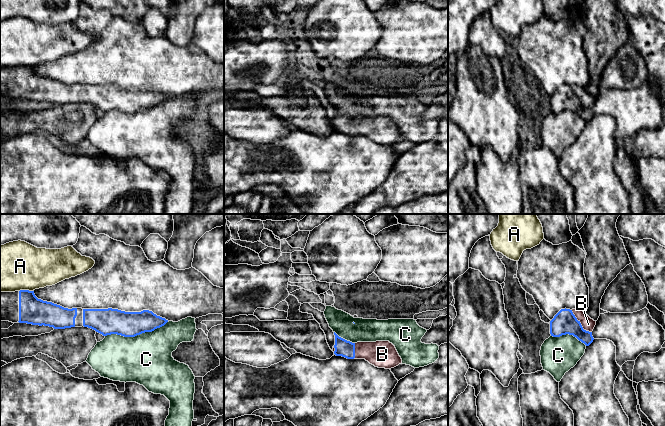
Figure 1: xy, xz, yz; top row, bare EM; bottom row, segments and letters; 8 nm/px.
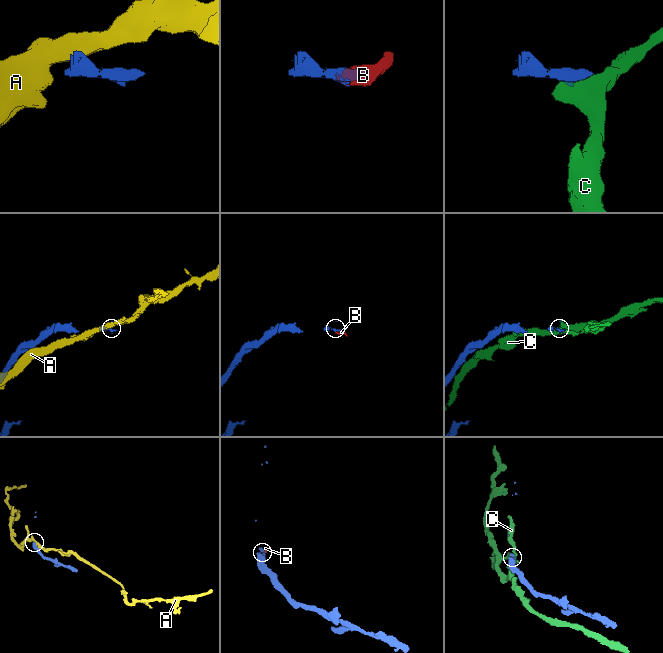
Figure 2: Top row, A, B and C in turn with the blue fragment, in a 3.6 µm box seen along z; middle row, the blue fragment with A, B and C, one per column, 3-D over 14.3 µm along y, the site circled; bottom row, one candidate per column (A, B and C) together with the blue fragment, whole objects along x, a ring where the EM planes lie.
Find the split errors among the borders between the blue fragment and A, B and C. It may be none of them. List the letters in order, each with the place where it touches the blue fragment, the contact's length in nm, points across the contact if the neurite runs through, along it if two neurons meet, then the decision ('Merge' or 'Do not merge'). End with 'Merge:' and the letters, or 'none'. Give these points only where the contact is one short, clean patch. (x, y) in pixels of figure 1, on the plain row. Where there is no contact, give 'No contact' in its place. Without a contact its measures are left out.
A: Touches blue at xy (25, 66). Shared border 110 nm. Boundary: xy (32, 66), (19, 67). Do not merge
B: Touches blue at yz (580, 99). Shared border 240 nm. Merge
C: Touches blue at xy (136, 111). Shared border 500 nm. Do not merge
Merge: B

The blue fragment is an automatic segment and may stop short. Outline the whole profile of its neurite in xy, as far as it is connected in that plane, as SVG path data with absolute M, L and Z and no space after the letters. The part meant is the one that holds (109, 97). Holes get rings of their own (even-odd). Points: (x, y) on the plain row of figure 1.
M34 67L0 68L0 97L49 102L54 105L88 103L103 112L135 113L164 102L168 96L152 87L64 84L38 75Z

